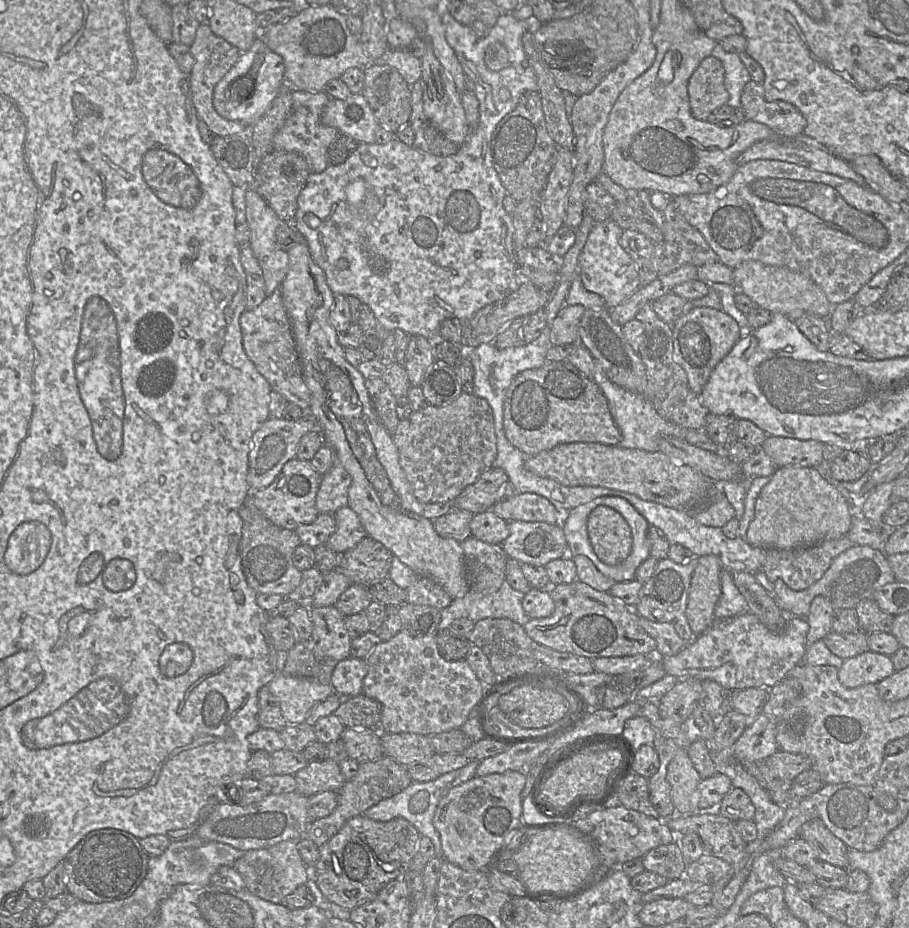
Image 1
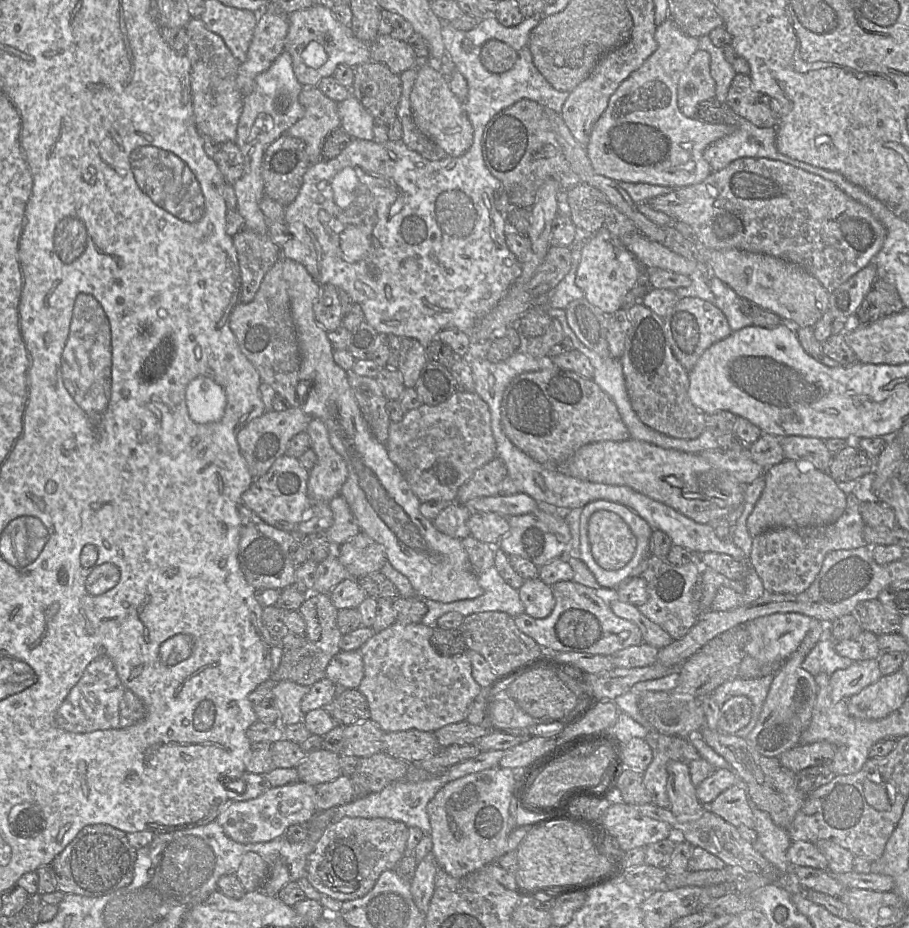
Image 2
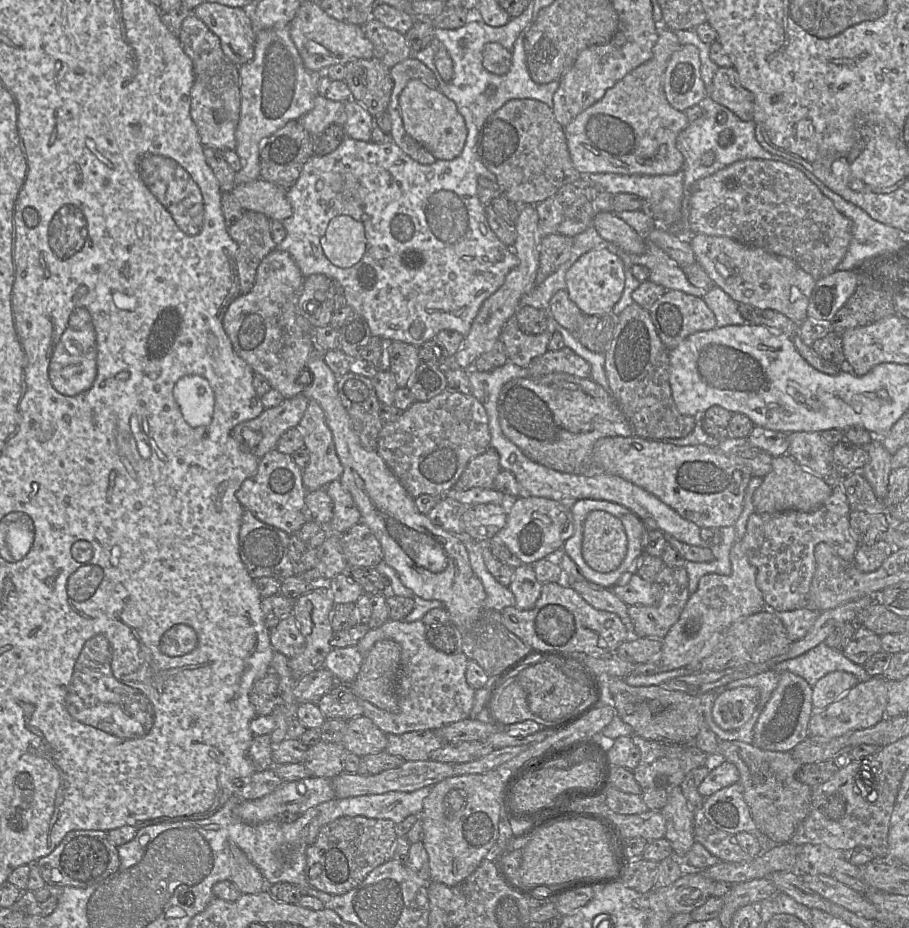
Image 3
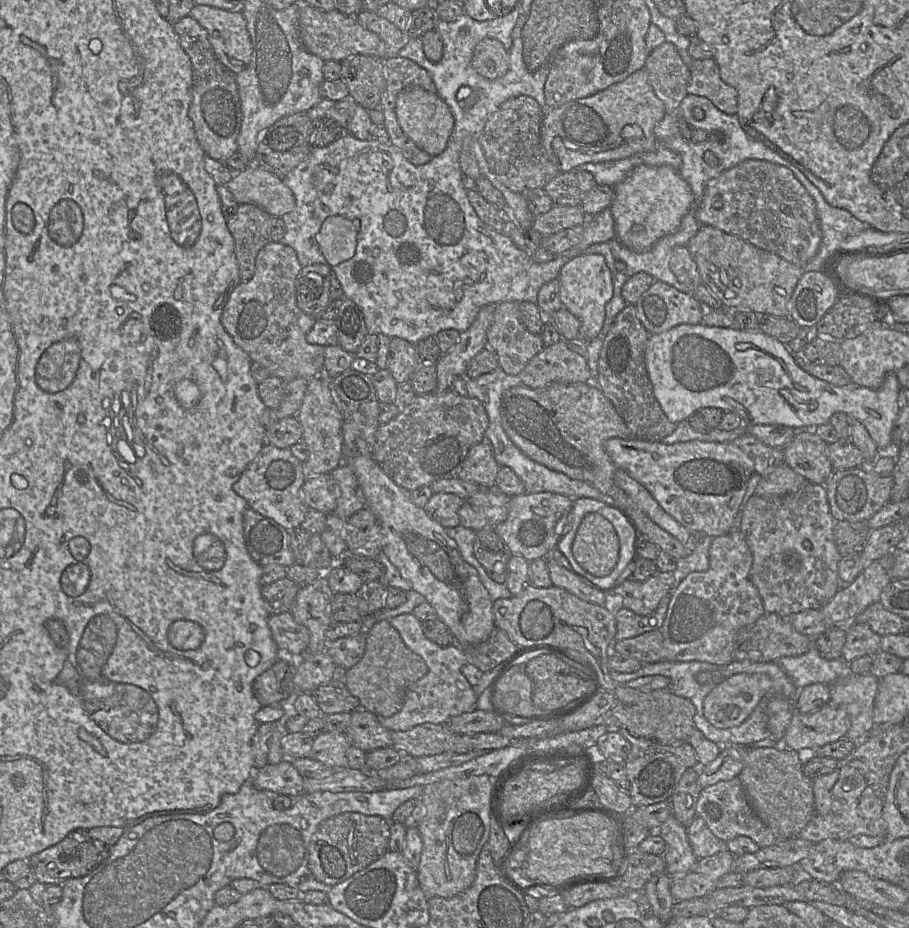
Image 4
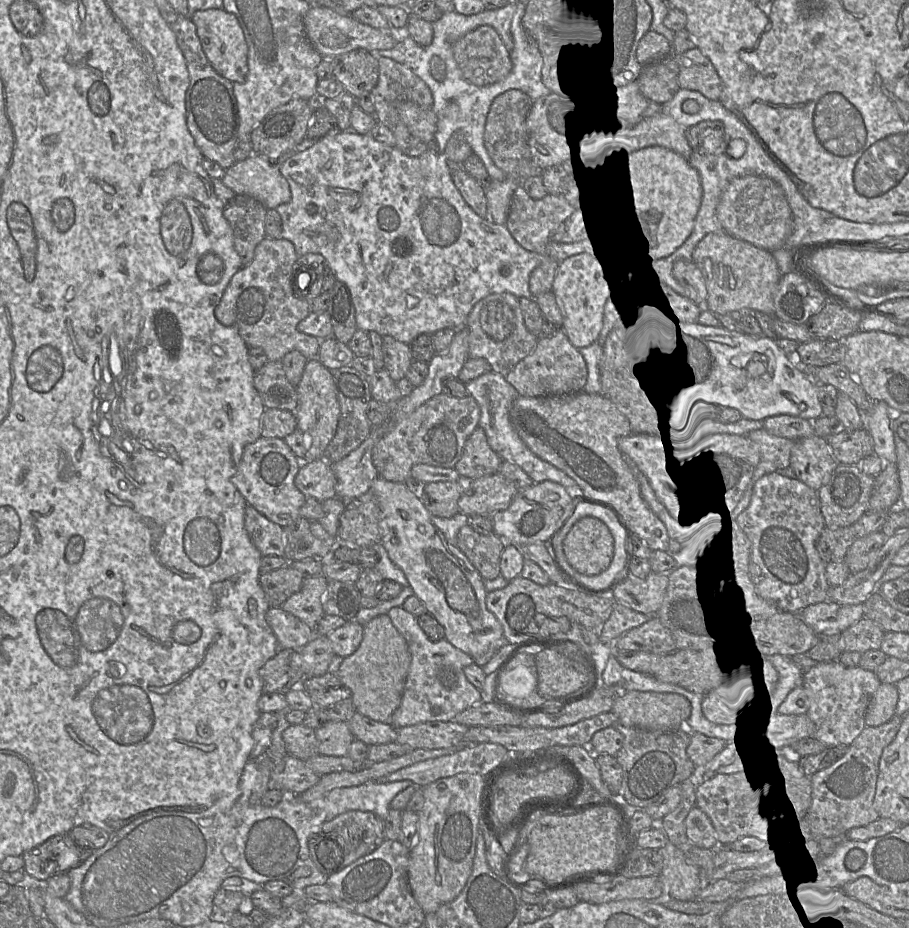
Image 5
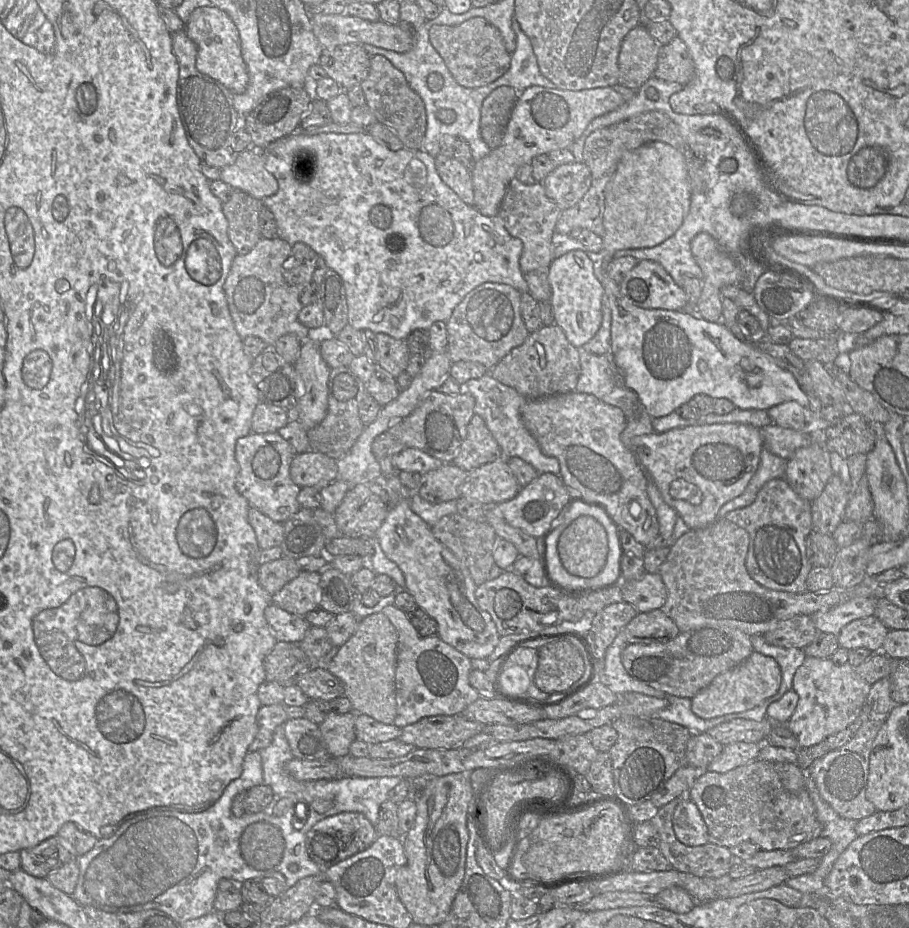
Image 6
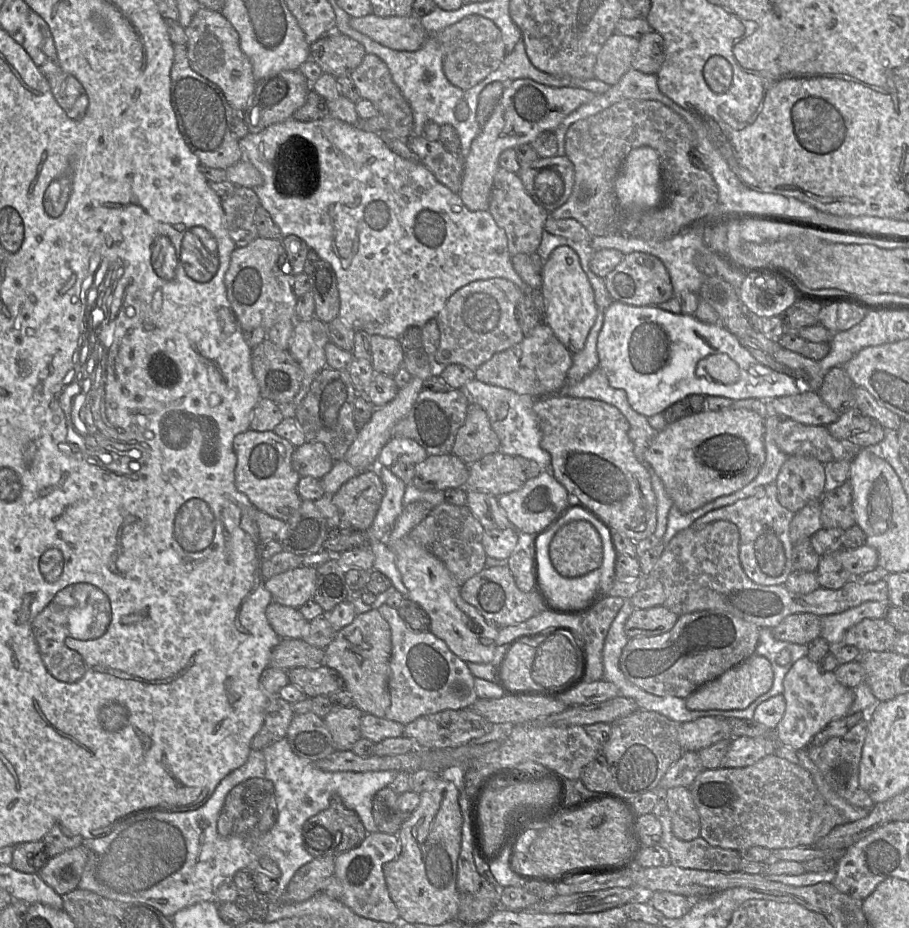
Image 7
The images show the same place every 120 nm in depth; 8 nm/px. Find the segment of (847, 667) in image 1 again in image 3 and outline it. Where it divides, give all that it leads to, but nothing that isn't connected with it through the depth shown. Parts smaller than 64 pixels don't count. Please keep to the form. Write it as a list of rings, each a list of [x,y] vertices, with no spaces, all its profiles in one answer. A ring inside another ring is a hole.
[[[835,671],[825,675],[812,686],[814,710],[825,709],[858,683],[859,681],[855,675],[844,671]]]

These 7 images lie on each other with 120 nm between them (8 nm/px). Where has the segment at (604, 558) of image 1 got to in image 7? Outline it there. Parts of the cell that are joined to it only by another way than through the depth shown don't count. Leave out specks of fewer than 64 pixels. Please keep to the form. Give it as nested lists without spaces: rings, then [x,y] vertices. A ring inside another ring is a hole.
[[[585,520],[571,521],[554,535],[549,556],[561,576],[583,576],[602,565],[602,540],[591,523]]]

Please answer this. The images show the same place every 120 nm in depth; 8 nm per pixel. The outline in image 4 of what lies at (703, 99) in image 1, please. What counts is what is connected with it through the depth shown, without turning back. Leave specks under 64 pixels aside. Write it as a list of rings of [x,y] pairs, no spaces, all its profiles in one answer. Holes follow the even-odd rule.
[[[665,42],[649,54],[644,69],[656,96],[664,103],[666,114],[680,105],[687,93],[691,73],[677,48]]]

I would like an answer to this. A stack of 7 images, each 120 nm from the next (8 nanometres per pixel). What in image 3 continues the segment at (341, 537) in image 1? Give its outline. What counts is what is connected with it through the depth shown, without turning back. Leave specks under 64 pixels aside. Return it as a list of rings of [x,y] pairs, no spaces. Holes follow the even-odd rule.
[[[340,479],[329,483],[326,491],[333,501],[333,517],[328,530],[332,534],[342,535],[361,522],[361,514],[351,494],[343,488]]]

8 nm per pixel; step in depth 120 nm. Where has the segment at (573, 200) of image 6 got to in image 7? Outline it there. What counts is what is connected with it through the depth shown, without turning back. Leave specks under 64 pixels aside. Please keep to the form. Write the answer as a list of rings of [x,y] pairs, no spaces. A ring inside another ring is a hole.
[[[566,155],[539,157],[529,165],[520,166],[517,174],[535,203],[552,212],[570,197],[575,169]]]

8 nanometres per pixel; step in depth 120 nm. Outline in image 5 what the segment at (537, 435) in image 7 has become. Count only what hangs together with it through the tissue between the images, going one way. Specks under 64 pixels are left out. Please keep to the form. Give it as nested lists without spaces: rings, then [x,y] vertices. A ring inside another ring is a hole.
[[[492,370],[466,383],[468,395],[472,396],[481,410],[479,426],[485,431],[487,441],[492,450],[503,462],[510,462],[525,471],[533,482],[556,482],[570,491],[574,497],[580,497],[580,491],[575,480],[565,472],[537,457],[522,441],[510,421],[511,407],[519,396],[517,390],[507,382],[504,376]]]

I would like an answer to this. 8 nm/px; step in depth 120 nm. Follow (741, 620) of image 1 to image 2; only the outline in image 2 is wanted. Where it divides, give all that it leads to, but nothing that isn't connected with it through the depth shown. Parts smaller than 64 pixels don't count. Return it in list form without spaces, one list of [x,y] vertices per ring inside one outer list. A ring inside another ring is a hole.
[[[774,613],[742,624],[747,630],[748,641],[744,647],[738,677],[755,679],[768,672],[772,672],[774,675],[774,669],[778,670],[798,650],[813,623],[814,619],[800,613]]]

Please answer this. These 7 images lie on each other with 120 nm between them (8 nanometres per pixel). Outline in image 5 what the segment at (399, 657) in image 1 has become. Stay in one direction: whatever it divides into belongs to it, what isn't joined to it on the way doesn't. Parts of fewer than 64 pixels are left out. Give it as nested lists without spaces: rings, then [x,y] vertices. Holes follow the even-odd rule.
[[[402,607],[391,608],[387,615],[406,640],[411,664],[405,681],[402,700],[391,718],[391,725],[398,729],[424,722],[452,721],[465,709],[482,701],[481,690],[471,684],[464,673],[474,659],[454,647],[446,639],[431,641],[416,621],[416,617]]]

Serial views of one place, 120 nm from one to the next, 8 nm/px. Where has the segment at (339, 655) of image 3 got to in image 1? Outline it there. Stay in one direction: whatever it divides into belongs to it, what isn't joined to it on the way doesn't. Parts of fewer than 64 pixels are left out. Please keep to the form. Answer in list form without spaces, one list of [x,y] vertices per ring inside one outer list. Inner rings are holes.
[[[352,656],[340,661],[333,670],[330,685],[341,697],[362,693],[363,680],[367,674],[365,659]]]

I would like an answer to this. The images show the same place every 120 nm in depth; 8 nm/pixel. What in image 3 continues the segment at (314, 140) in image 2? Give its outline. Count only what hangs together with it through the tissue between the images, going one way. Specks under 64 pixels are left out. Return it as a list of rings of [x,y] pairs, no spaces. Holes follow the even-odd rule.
[[[318,94],[314,107],[297,121],[313,136],[317,137],[330,124],[344,125],[347,120],[345,102],[333,101]]]

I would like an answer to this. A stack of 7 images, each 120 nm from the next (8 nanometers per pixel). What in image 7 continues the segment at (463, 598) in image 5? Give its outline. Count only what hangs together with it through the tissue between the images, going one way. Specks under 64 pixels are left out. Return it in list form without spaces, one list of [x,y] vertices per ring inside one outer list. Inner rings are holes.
[[[402,537],[389,544],[410,599],[429,615],[430,632],[442,639],[449,649],[465,662],[492,663],[497,647],[498,630],[488,624],[479,611],[460,594],[460,585],[444,563],[411,538]]]

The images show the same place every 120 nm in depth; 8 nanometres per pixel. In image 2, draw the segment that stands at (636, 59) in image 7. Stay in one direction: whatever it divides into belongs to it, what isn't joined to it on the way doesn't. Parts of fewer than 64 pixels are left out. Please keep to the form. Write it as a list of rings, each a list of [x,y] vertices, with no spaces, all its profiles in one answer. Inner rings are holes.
[[[736,73],[727,93],[731,109],[759,127],[775,128],[779,120],[779,105],[774,98],[756,91],[750,76]]]

